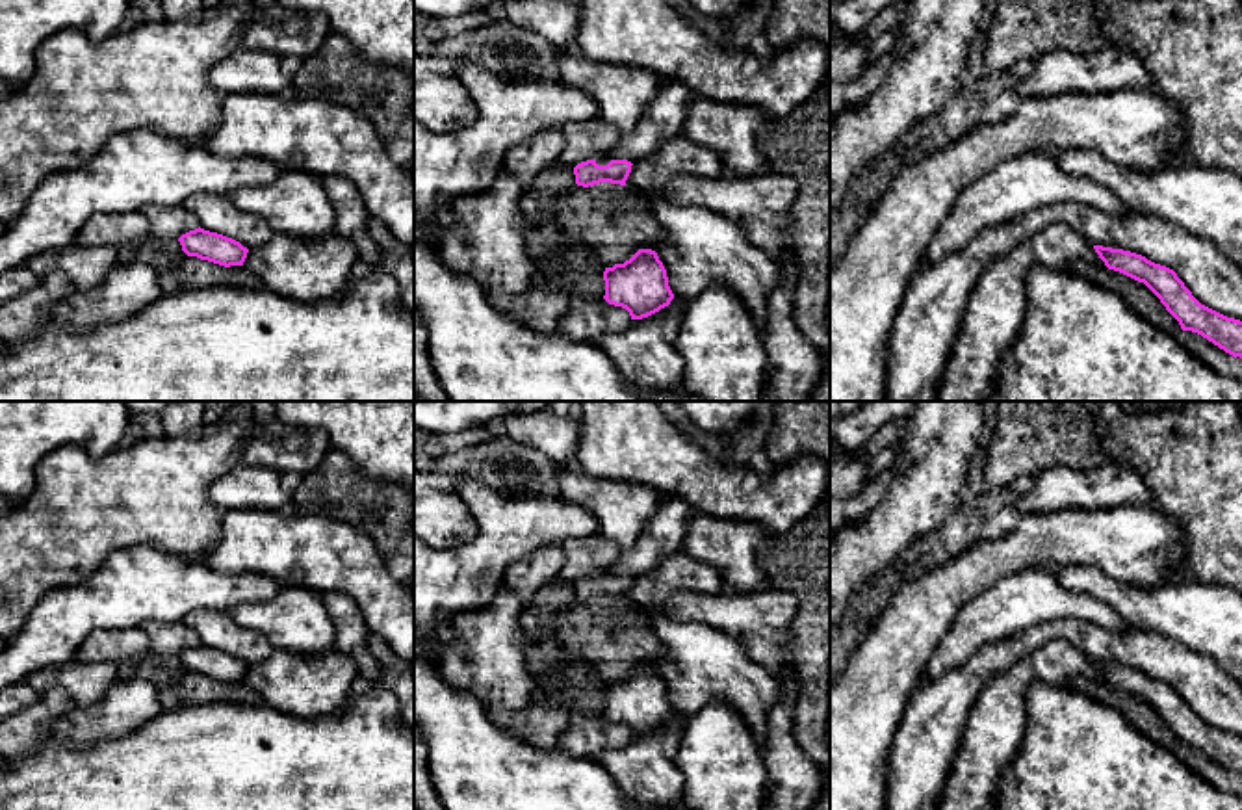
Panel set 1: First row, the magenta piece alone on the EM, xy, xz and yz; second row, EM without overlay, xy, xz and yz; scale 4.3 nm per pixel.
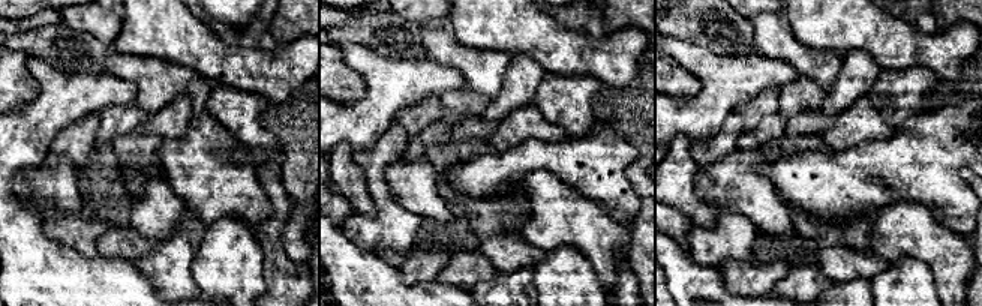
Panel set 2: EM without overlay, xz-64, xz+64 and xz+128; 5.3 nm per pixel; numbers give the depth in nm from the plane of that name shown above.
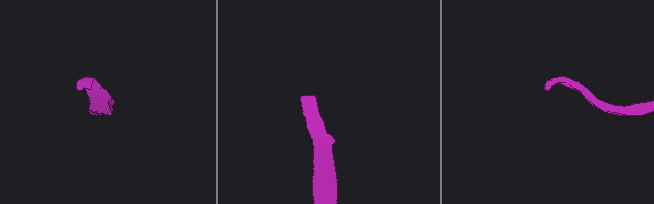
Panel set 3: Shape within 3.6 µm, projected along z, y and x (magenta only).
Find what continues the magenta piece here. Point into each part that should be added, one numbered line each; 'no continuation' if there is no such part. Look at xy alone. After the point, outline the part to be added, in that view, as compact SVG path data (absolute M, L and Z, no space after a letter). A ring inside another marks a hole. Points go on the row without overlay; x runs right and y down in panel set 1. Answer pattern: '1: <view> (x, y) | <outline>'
no continuation

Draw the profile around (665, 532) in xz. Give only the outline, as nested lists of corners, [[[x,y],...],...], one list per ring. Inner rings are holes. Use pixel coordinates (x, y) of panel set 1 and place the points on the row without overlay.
[[[661,494],[661,507],[648,520],[642,535],[631,548],[622,550],[609,567],[611,576],[627,576],[631,580],[646,576],[665,557],[681,552],[687,533],[687,520],[694,511],[678,496]]]

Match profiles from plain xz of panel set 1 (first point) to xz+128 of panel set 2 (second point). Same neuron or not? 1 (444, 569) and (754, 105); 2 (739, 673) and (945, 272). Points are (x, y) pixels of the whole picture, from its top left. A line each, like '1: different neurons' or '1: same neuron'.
1: different neurons
2: same neuron

